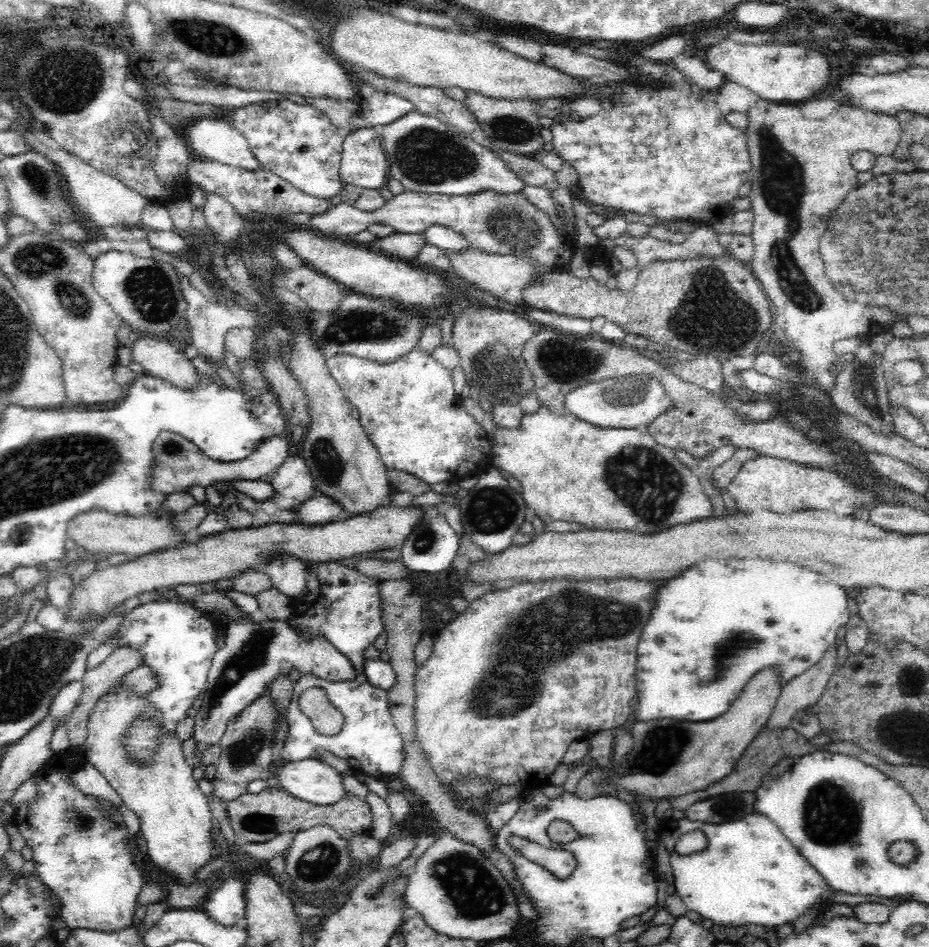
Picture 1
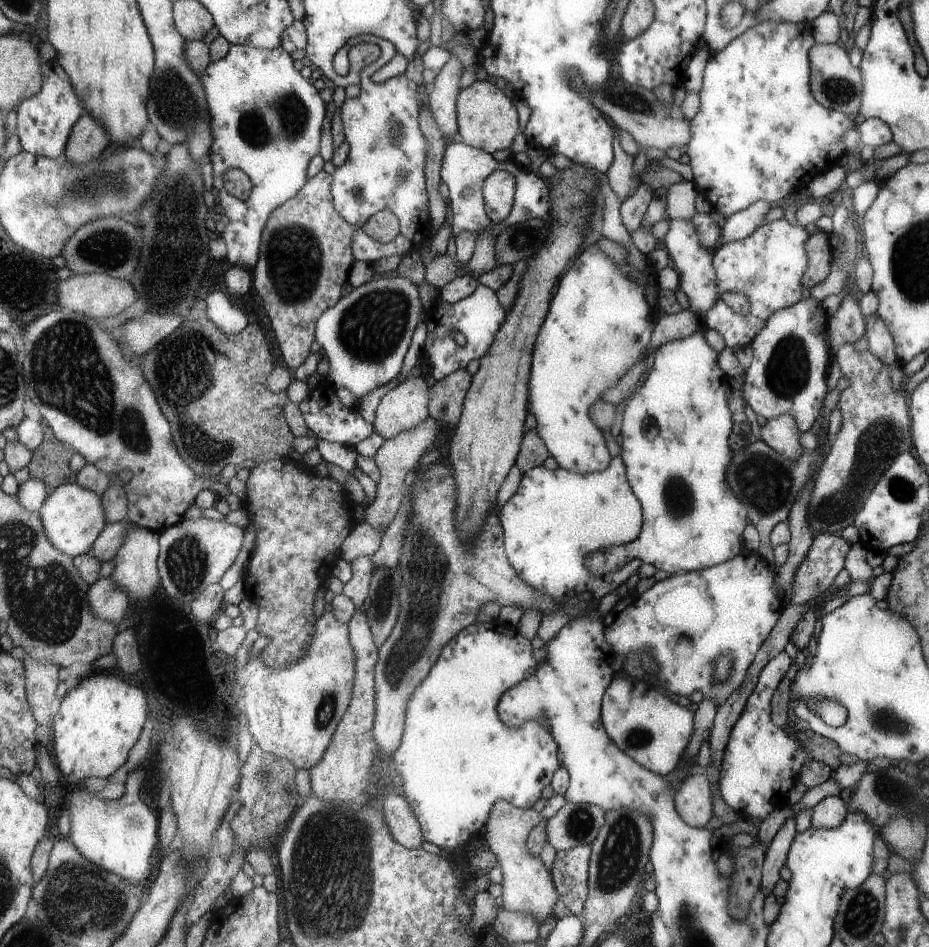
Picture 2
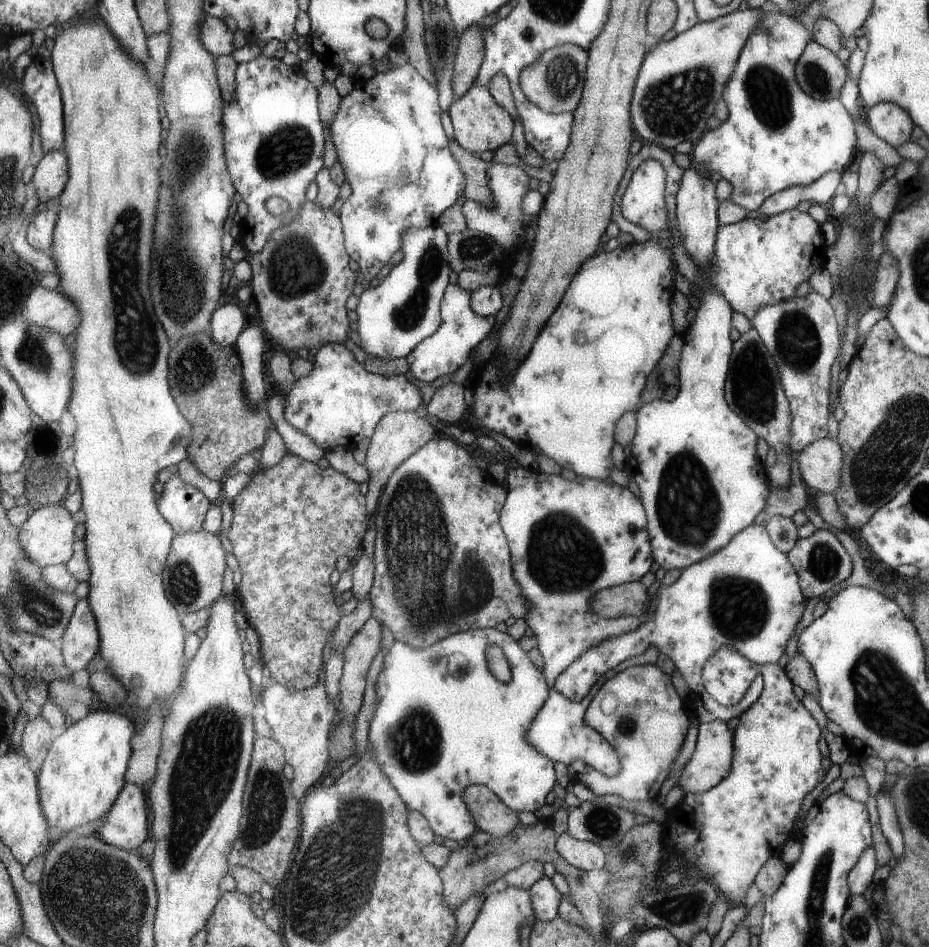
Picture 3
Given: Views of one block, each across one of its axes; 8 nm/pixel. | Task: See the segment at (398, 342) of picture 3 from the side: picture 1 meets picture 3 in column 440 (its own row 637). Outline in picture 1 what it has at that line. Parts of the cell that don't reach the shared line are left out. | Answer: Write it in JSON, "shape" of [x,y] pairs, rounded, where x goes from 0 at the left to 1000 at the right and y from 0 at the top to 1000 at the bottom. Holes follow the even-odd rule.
{"shape":[[[259,652],[258,655],[242,654],[243,676],[241,676],[241,684],[237,684],[231,688],[228,698],[228,705],[223,712],[223,722],[220,731],[215,732],[217,744],[211,751],[209,758],[209,768],[207,771],[207,781],[211,781],[211,796],[215,803],[214,815],[220,813],[221,808],[217,806],[217,796],[224,788],[236,786],[243,773],[245,763],[263,750],[272,739],[279,737],[293,721],[301,716],[301,713],[310,713],[310,709],[319,705],[323,712],[340,713],[341,717],[351,718],[352,720],[377,720],[383,718],[383,709],[379,703],[378,697],[364,688],[360,682],[353,677],[352,673],[347,668],[336,667],[336,672],[330,672],[330,665],[326,663],[318,663],[310,655],[287,655],[281,652],[268,655],[266,652]]]}

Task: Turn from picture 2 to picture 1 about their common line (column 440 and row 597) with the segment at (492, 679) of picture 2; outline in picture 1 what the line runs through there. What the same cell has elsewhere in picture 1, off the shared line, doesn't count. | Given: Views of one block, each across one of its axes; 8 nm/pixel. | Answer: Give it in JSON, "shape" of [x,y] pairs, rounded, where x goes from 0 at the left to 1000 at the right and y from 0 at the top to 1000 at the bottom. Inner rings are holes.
{"shape":[[[813,590],[760,591],[747,595],[744,599],[732,604],[732,608],[727,608],[720,612],[721,615],[710,619],[710,629],[706,631],[706,642],[701,646],[686,680],[685,691],[687,691],[687,697],[684,709],[686,712],[685,729],[688,744],[682,750],[680,761],[730,759],[752,763],[769,760],[777,756],[790,743],[790,740],[801,729],[801,724],[805,722],[805,718],[825,704],[835,704],[839,716],[841,716],[841,724],[846,724],[850,718],[876,703],[887,693],[887,686],[893,680],[899,680],[902,665],[916,652],[913,646],[912,628],[914,624],[902,619],[902,617],[898,617],[897,612],[891,612],[889,607],[885,608],[885,606],[876,604],[870,599],[855,598],[850,593],[840,592],[840,596],[833,596],[833,592]]]}

